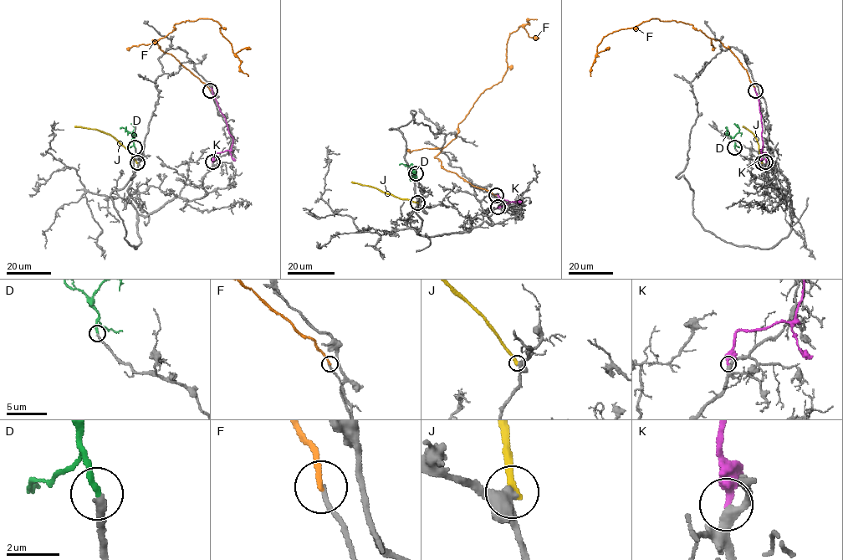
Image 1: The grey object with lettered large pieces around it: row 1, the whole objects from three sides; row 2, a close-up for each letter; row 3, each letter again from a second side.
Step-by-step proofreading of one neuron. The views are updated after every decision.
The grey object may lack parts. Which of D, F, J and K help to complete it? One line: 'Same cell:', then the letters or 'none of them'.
Same cell: D

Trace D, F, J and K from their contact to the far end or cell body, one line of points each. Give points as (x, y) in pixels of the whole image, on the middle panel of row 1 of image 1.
D: (416, 173), (411, 164), (399, 165)
F: (495, 195), (447, 171), (435, 156), (456, 137), (477, 98), (501, 81), (509, 35), (537, 19)
J: (417, 202), (351, 182)
K: (498, 206), (512, 202), (520, 202), (503, 199), (497, 194)

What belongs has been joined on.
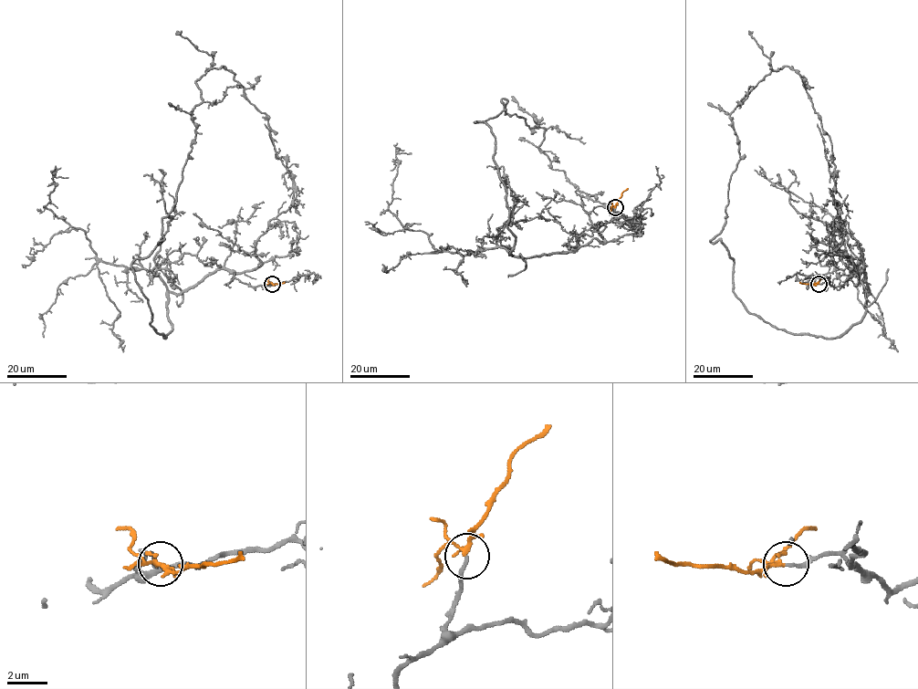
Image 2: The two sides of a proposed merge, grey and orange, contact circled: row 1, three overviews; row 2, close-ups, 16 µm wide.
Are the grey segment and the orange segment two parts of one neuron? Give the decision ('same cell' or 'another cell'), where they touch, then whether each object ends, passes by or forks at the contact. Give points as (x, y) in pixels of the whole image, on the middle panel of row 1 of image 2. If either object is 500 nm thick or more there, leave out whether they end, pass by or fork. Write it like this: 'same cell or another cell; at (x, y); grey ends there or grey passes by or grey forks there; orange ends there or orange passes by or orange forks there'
same cell; at (615, 207); grey ends there; orange forks there

